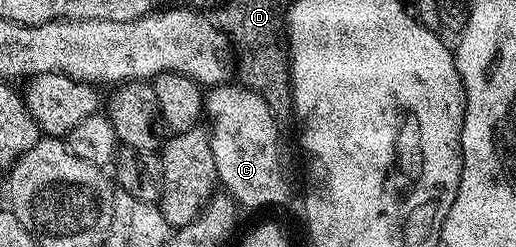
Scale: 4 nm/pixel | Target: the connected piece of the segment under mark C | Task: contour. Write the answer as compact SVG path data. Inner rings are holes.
M227 83L215 85L205 94L204 117L208 124L210 146L216 163L218 181L227 189L229 196L239 206L250 209L262 209L265 205L282 205L290 197L290 181L286 178L286 169L282 166L282 137L278 134L276 115L264 103L264 99L253 90L241 84Z

